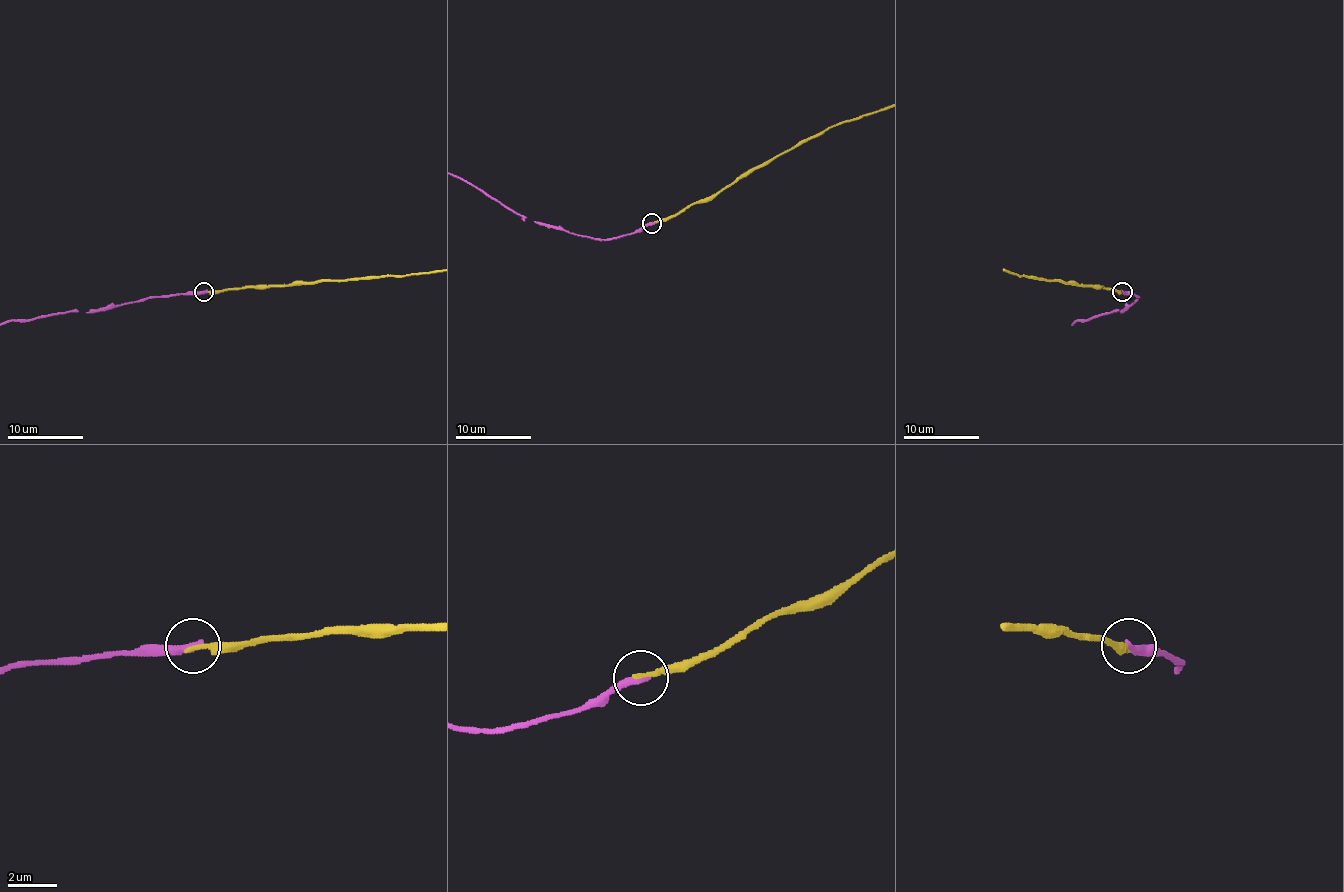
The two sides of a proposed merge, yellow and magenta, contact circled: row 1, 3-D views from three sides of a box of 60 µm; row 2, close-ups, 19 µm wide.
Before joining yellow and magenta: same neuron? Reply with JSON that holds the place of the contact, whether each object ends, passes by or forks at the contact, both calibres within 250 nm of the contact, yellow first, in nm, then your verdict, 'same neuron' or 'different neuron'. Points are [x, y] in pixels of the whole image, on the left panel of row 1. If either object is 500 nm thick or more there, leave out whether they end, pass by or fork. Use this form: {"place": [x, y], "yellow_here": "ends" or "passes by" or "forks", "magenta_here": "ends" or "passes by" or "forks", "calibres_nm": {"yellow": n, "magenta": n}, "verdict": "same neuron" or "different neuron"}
{"place": [204, 291], "yellow_here": "ends", "magenta_here": "ends", "calibres_nm": {"yellow": 200, "magenta": 320}, "verdict": "different neuron"}

